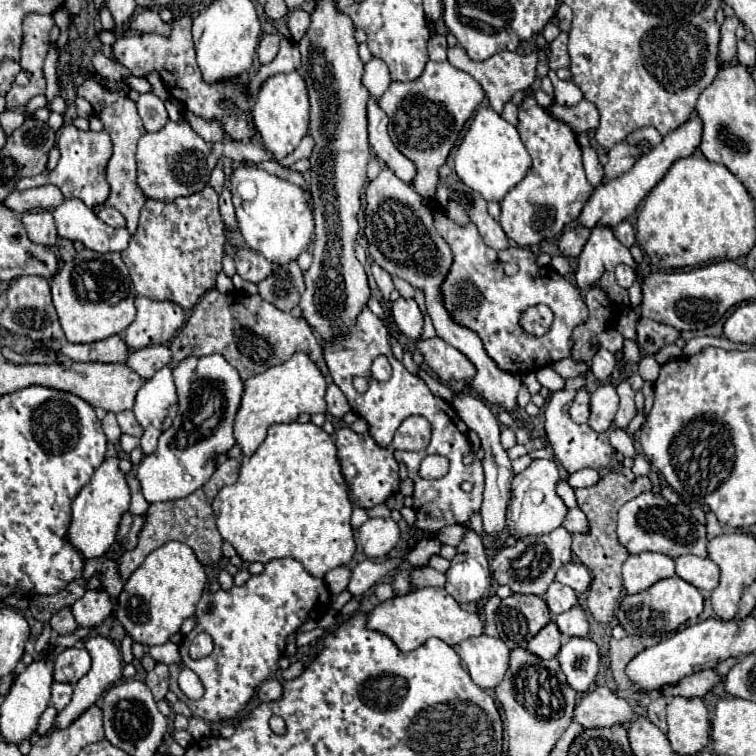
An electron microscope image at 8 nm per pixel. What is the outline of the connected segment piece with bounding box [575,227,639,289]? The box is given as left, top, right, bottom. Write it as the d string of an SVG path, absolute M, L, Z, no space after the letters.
M611 227L591 229L591 237L583 247L577 263L579 267L575 271L575 283L579 289L595 285L601 279L603 271L613 271L619 263L625 263L633 269L639 267L639 263L631 257L629 249L613 237Z

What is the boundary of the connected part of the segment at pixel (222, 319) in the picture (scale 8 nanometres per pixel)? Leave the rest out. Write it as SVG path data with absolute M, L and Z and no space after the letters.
M211 289L203 295L203 299L195 305L195 311L191 311L185 327L171 341L175 363L187 355L219 353L239 371L243 381L263 373L273 365L285 363L295 351L307 353L315 363L319 363L319 355L323 355L315 333L303 317L283 313L271 303L263 301L259 295L231 297L231 293L217 293L217 289Z

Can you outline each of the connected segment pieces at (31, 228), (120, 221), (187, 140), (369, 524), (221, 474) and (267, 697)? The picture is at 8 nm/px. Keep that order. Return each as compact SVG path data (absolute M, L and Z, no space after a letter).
M27 211L21 215L21 223L33 243L47 247L57 243L57 229L49 211Z
M103 207L103 209L97 213L97 217L99 217L103 223L111 225L111 227L121 227L121 225L125 225L123 215L121 215L117 209L113 209L113 207Z
M169 121L157 133L145 133L137 143L137 185L149 199L173 201L201 191L209 183L209 175L217 163L211 143L205 143L187 121Z
M373 517L359 527L359 539L367 557L385 557L399 541L399 527L391 517Z
M227 459L223 465L217 467L217 471L213 473L213 477L201 489L197 489L195 493L191 493L191 495L187 495L183 499L149 505L149 509L147 509L147 521L145 521L145 527L143 527L143 531L139 535L139 545L133 551L125 551L123 557L121 557L121 561L119 561L119 573L121 573L121 577L127 579L143 563L143 559L151 551L159 549L167 541L181 541L181 543L189 545L195 551L197 559L203 565L217 563L221 559L223 539L221 539L221 535L217 531L215 513L211 509L211 503L213 503L215 495L219 493L219 489L223 489L225 485L231 485L231 483L237 481L239 469L241 469L241 461L239 459Z
M271 679L271 681L265 681L265 683L259 685L257 697L259 697L259 701L275 701L275 699L281 697L281 691L283 691L281 683L275 681L275 679Z

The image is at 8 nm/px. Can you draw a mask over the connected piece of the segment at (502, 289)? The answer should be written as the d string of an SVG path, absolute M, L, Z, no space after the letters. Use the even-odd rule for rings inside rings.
M433 211L435 227L439 235L453 249L453 265L443 283L445 307L451 317L477 331L481 337L487 355L507 373L535 373L541 367L547 367L559 359L569 357L571 351L571 329L587 319L587 305L575 285L571 285L565 277L561 277L553 267L537 267L535 255L523 247L509 247L503 251L495 251L487 247L475 229L475 225L459 227L447 219L443 211ZM515 261L519 271L509 277L503 271L503 265ZM529 305L547 305L555 313L555 321L547 335L531 337L521 331L517 319L523 309Z

